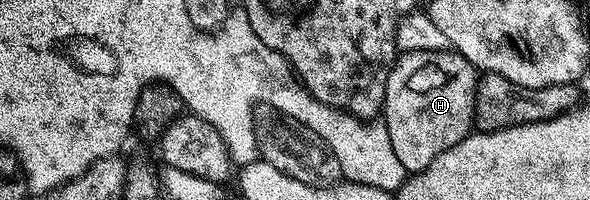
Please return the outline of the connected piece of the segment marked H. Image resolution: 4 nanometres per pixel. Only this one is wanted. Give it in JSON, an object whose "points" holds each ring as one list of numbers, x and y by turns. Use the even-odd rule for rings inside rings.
{"points":[[455,50,443,54,405,52,397,59,386,82,382,122,390,134,390,146,394,146,394,155,398,157,398,162,402,162,405,173,426,170,426,166,430,166,430,162,434,162,442,150,450,150,450,146,462,142,470,135,474,128,477,79,476,67]]}

